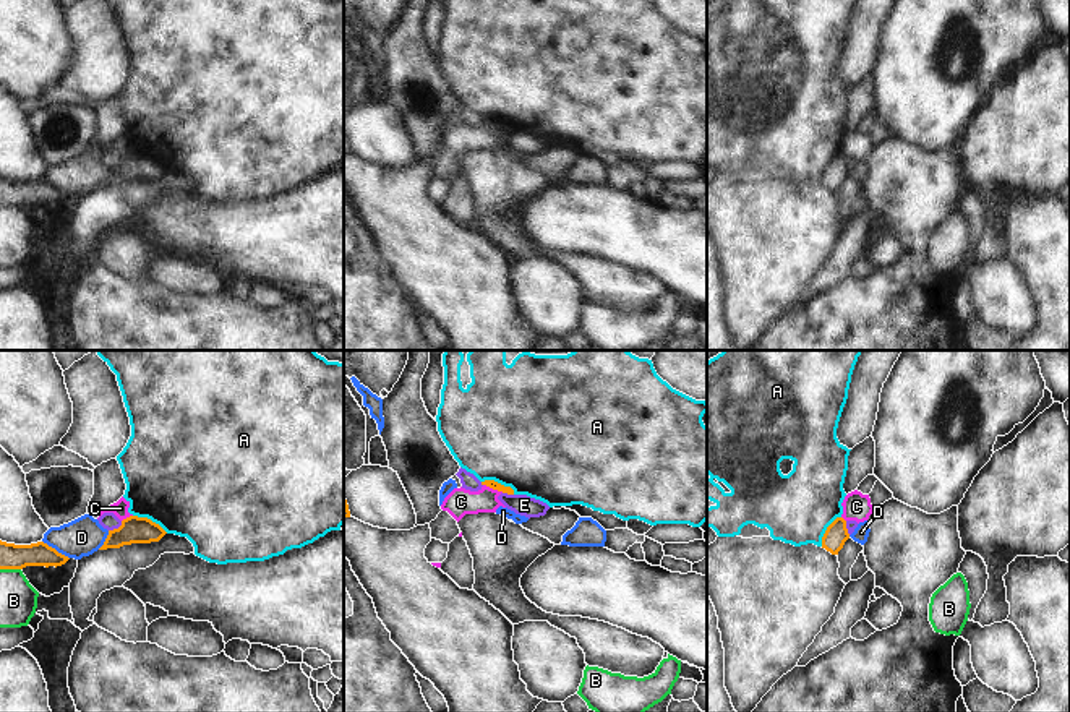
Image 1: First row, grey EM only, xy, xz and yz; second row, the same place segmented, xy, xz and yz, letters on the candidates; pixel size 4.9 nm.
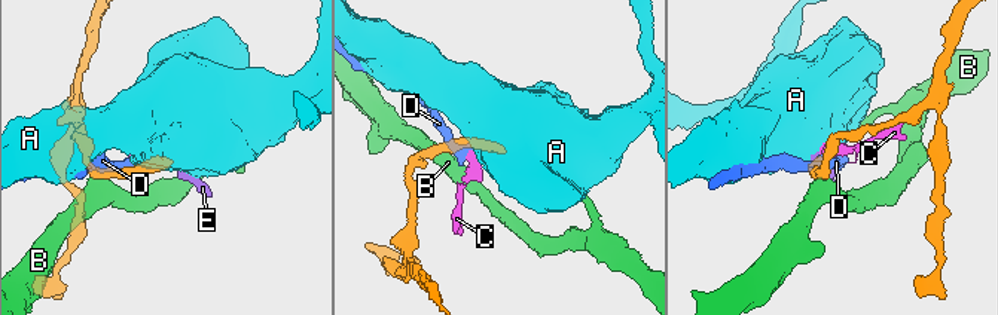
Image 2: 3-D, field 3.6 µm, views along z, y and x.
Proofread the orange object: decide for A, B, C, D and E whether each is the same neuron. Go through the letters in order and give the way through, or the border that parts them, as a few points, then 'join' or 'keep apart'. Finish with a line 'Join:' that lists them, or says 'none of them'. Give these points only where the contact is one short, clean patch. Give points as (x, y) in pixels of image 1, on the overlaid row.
A: border along xz (482, 480), (496, 480), (508, 485), (514, 493); keep apart
B: border along xy (0, 568), (20, 570); keep apart
C: border along xz (483, 484), (503, 492); keep apart
D: keep apart
E: border along xy (122, 521), (109, 531); keep apart
Join: none of them

